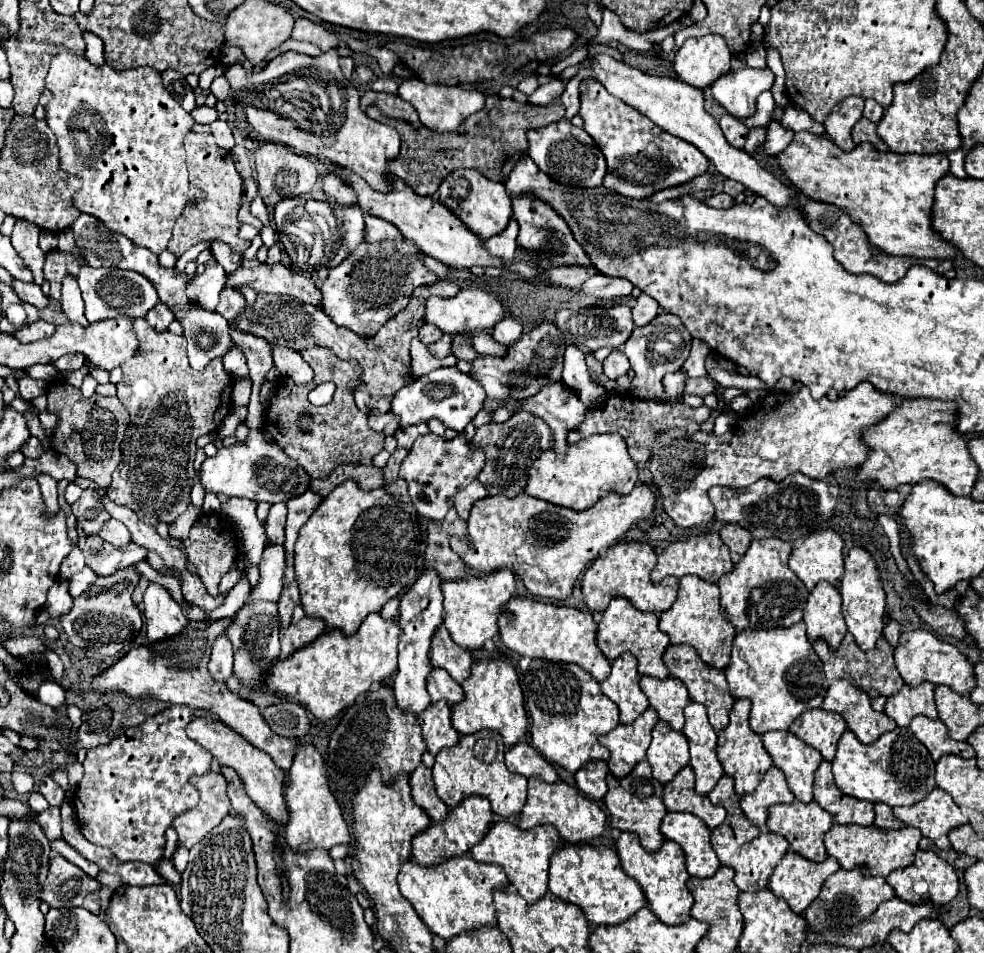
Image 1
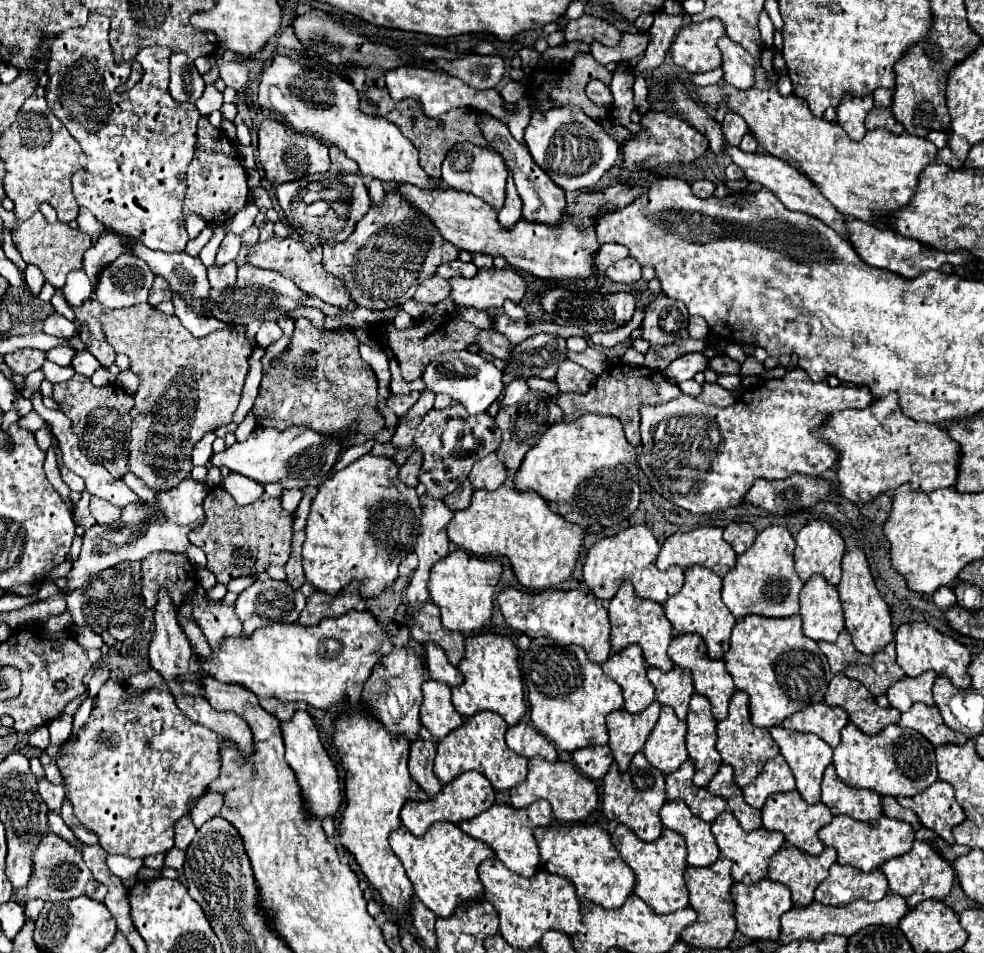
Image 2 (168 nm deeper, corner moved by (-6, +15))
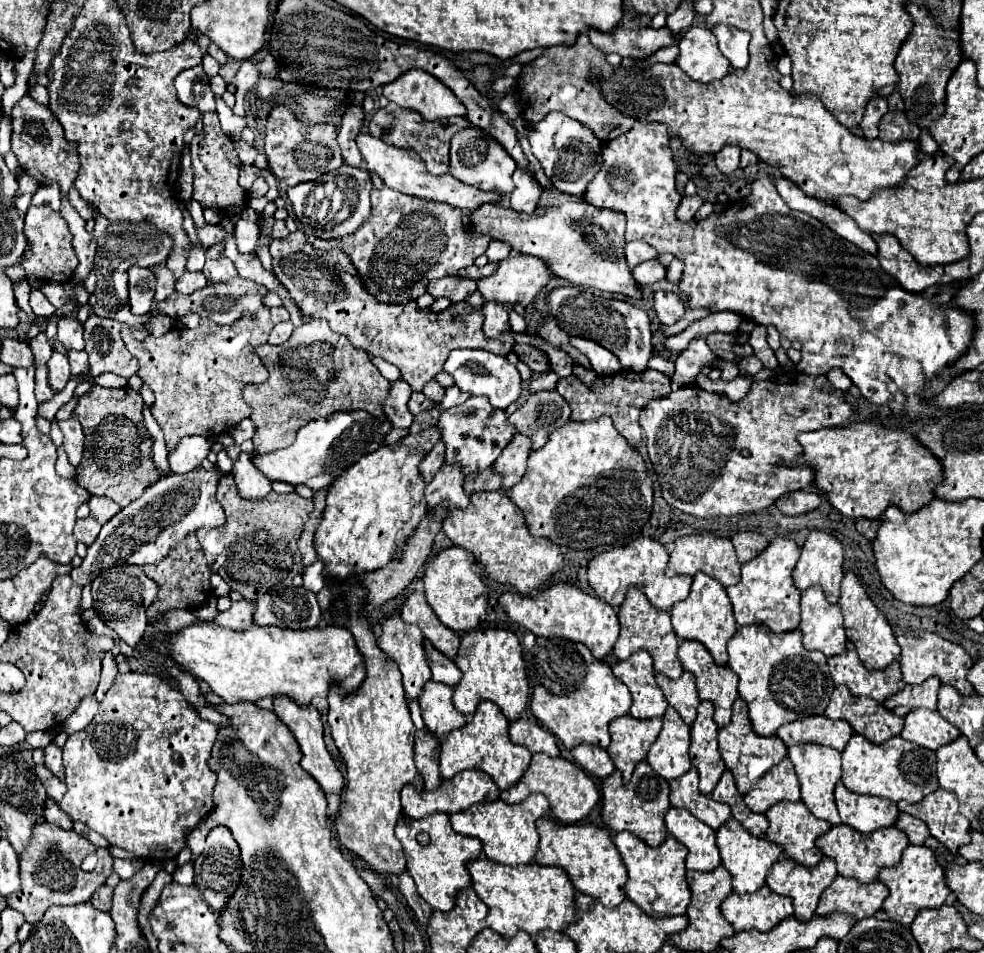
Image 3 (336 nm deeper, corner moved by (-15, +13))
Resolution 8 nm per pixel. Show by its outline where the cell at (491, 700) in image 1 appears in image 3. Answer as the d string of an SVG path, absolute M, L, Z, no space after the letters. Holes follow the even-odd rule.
M476 629L468 631L462 637L458 657L454 661L464 673L460 683L454 687L454 707L472 715L480 701L492 701L500 707L508 721L520 719L522 711L528 705L530 683L526 677L526 665L522 657L522 645L512 631L506 629Z

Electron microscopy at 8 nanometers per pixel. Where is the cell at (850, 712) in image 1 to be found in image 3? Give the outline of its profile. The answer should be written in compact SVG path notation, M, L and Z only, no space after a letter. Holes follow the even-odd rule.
M844 685L834 689L824 715L830 719L846 719L856 733L864 735L872 743L884 743L888 737L900 735L904 727L902 717L896 717L884 705L866 695L852 695Z

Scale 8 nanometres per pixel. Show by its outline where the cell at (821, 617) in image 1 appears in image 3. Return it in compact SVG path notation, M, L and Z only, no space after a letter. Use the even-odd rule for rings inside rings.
M810 587L802 593L802 621L798 629L804 633L808 651L822 651L826 657L846 649L846 633L840 605L828 603L822 587Z

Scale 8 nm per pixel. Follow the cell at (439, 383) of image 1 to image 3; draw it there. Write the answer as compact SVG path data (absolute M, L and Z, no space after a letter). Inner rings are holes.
M454 349L444 363L444 371L454 377L454 383L462 391L470 395L488 397L494 409L506 409L510 403L514 403L520 397L520 391L522 391L522 379L518 375L518 369L512 363L508 363L504 357L488 353L488 351Z

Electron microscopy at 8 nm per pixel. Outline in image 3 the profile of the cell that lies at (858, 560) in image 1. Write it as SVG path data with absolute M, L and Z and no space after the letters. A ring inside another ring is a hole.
M854 571L844 573L842 581L842 595L840 595L840 607L844 613L844 629L846 637L856 645L856 651L860 655L860 661L868 669L884 669L890 661L900 657L900 645L896 643L896 635L886 619L886 615L880 613L880 609L874 605L874 601L868 597L864 585L860 583L860 577Z

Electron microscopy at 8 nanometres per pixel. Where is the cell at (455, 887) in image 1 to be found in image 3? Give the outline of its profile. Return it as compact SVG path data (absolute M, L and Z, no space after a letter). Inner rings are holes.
M434 813L424 819L408 819L406 815L402 815L396 823L396 837L402 843L406 867L418 887L420 897L426 899L426 903L430 903L430 907L436 911L452 911L458 893L466 887L472 887L472 877L468 873L468 861L482 857L480 839L462 837L454 833L450 825L450 817L446 813ZM418 833L428 833L430 843L420 845L416 841Z

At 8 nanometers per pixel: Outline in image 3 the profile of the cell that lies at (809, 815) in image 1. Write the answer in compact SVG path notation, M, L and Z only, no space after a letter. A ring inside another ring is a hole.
M780 801L776 805L772 805L768 811L766 811L766 817L770 821L770 827L766 831L766 839L772 841L772 843L780 843L784 845L784 853L788 857L792 857L794 861L802 863L802 865L816 865L822 861L824 853L820 847L816 847L816 839L826 833L832 825L824 819L818 819L810 813L810 809L802 803L802 801L796 801L796 803L790 803L790 801Z

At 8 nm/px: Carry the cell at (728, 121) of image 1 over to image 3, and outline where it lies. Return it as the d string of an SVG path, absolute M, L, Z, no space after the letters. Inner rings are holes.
M726 145L726 147L722 147L720 149L720 153L716 155L716 165L718 165L718 169L722 171L722 173L732 173L732 171L736 171L738 169L738 163L740 163L740 147L736 145Z

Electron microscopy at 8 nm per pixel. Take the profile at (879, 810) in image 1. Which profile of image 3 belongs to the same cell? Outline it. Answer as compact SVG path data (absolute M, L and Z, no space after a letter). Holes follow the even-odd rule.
M900 813L898 815L896 827L902 829L908 835L910 843L914 843L914 845L922 845L930 837L926 823L920 821L920 819L916 819L916 817L912 817L912 815L908 815L908 813Z

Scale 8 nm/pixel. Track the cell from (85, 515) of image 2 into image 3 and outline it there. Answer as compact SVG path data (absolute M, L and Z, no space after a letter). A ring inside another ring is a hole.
M86 517L86 519L78 519L76 521L76 527L74 527L74 537L78 541L84 541L86 545L94 543L94 539L98 537L100 533L100 523L94 519L94 517Z

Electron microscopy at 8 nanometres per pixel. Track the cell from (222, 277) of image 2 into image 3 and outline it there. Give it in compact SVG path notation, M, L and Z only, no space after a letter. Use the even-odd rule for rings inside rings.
M220 257L220 259L208 259L202 273L206 275L206 279L210 279L212 283L226 283L234 277L238 277L238 271L234 267L234 263L228 257Z

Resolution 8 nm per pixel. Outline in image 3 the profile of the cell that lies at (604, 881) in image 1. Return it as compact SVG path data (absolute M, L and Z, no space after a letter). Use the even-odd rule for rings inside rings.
M538 819L536 829L540 835L540 849L536 853L536 863L562 867L576 891L602 901L604 907L614 909L626 899L624 883L628 881L628 871L616 851L616 845L608 829L596 825L560 825L554 819Z

